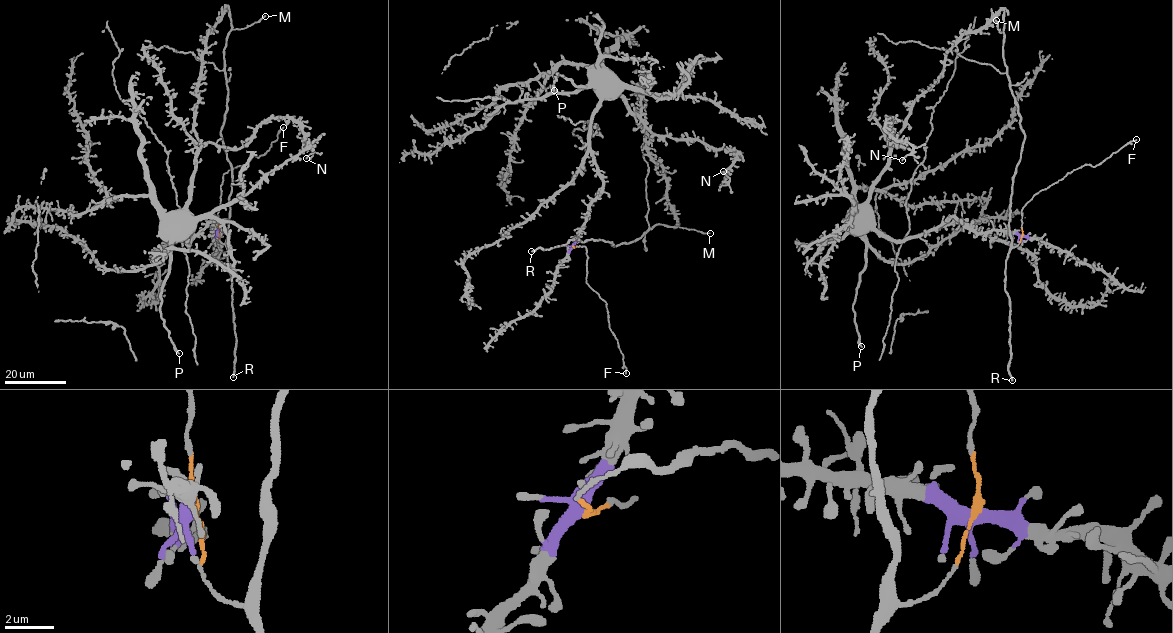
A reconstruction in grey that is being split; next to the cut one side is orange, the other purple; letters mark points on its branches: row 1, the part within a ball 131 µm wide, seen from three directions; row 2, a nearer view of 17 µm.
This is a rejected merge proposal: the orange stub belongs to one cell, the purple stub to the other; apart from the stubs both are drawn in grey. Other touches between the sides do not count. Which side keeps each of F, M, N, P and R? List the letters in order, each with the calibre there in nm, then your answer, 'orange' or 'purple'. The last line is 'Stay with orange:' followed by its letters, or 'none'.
F: calibre 240 nm; orange
M: calibre 190 nm; orange
N: calibre 200 nm; purple
P: calibre 320 nm; purple
R: calibre 240 nm; orange
Stay with orange: F, M, R

